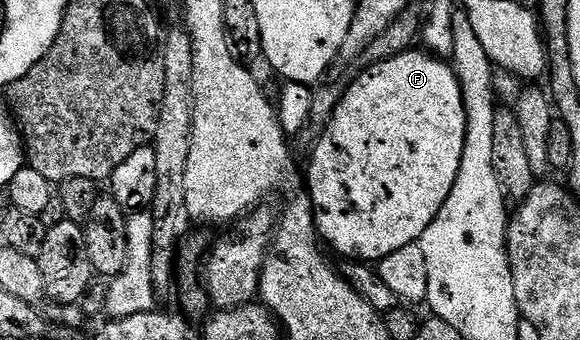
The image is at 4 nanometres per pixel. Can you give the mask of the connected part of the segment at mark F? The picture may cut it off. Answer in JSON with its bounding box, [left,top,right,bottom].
[306,48,466,264]

